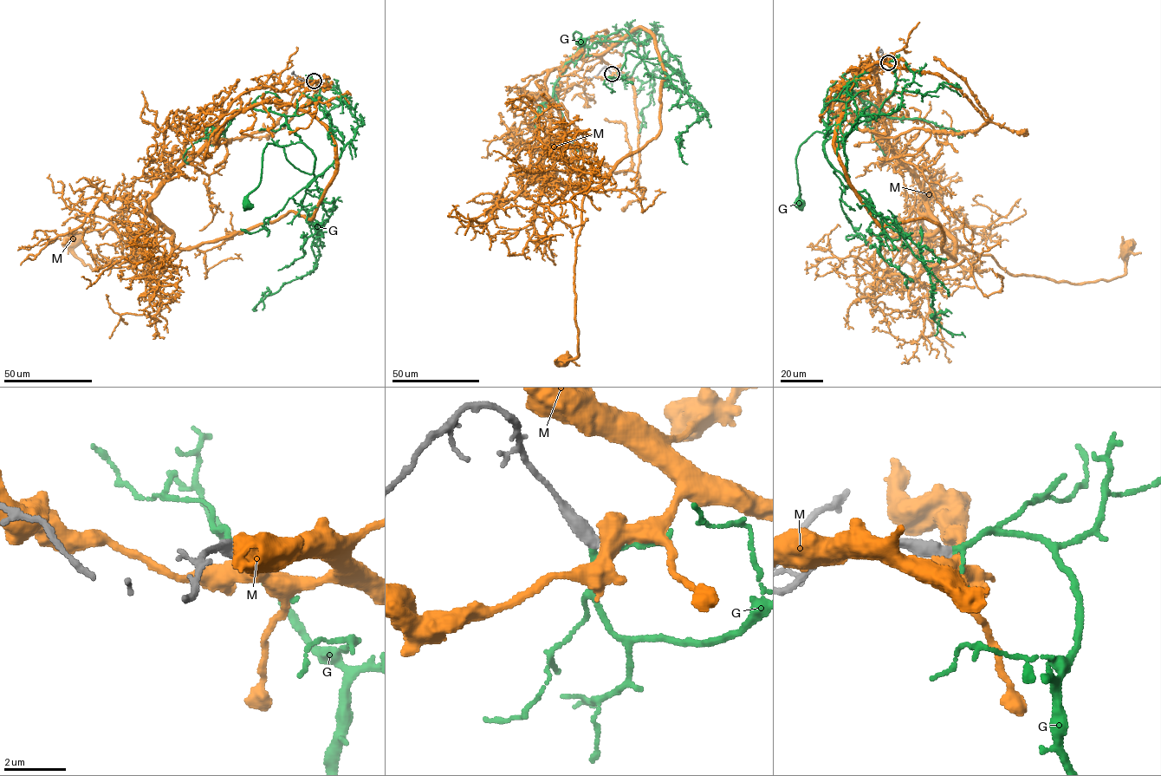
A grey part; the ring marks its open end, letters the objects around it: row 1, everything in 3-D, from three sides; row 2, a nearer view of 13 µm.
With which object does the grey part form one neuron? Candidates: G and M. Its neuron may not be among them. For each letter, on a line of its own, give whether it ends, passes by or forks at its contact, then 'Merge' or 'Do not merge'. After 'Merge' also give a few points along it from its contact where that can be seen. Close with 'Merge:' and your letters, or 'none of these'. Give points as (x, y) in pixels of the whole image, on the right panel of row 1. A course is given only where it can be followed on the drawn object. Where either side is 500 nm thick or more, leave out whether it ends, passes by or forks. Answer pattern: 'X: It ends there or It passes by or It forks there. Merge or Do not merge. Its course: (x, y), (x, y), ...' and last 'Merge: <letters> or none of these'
G: It passes by. Merge. Its course: (888, 62), (896, 87), (845, 139), (844, 174), (824, 153), (831, 136), (815, 132), (799, 147), (799, 205)
M: Do not merge
Merge: G

